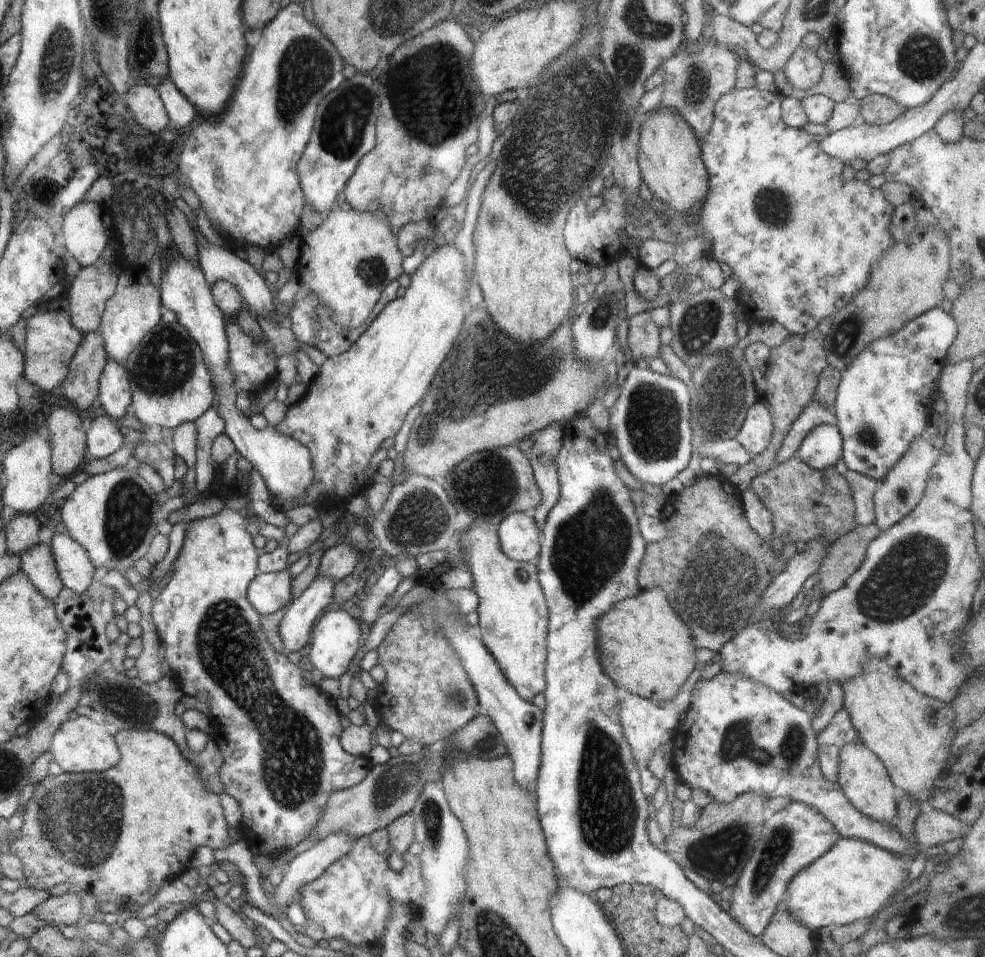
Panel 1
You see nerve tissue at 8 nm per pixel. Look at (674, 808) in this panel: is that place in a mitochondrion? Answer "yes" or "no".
no

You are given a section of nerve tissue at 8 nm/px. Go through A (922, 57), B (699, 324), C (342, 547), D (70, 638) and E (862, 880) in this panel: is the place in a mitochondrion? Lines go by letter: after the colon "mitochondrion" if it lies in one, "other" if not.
A: mitochondrion
B: mitochondrion
C: other
D: other
E: other

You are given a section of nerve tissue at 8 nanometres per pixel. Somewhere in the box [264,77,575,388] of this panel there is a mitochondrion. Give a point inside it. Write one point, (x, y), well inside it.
(345, 122)

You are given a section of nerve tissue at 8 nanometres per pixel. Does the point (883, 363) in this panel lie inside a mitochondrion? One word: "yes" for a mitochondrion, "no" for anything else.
no

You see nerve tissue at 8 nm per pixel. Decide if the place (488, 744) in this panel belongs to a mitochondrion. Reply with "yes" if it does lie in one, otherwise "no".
yes

